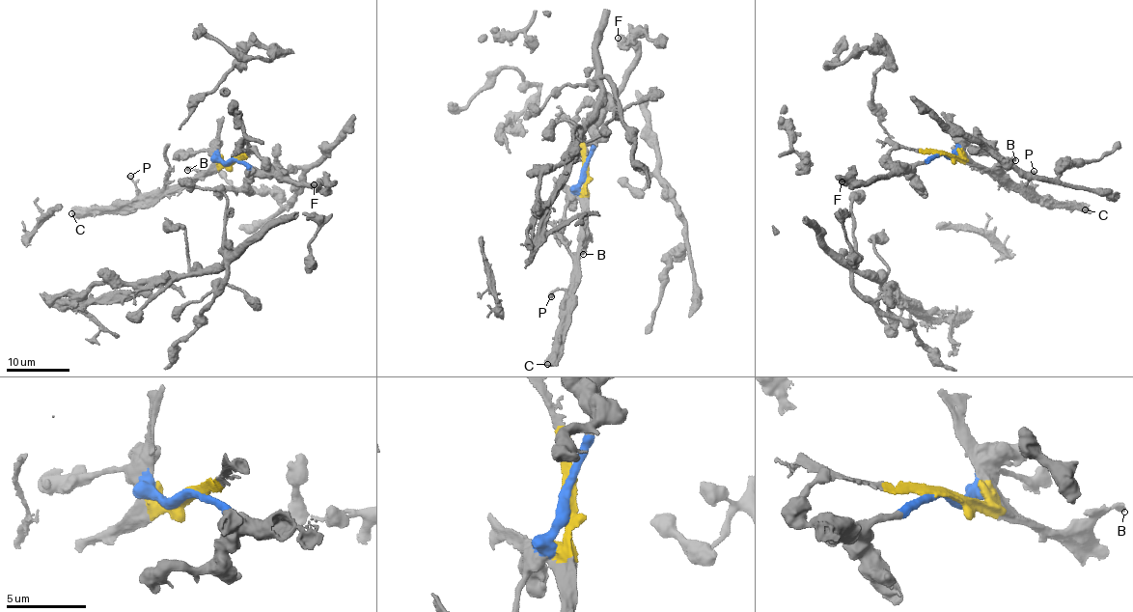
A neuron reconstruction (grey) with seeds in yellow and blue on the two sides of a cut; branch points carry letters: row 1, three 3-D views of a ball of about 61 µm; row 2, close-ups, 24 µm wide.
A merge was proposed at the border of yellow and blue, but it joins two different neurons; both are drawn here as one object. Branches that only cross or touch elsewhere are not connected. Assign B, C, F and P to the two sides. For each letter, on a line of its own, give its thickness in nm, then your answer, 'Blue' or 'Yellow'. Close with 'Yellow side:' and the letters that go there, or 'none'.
B: Thickness 480 nm. Yellow
C: Thickness 550 nm. Yellow
F: Thickness 700 nm. Blue
P: Thickness 480 nm. Yellow
Yellow side: B, C, P

